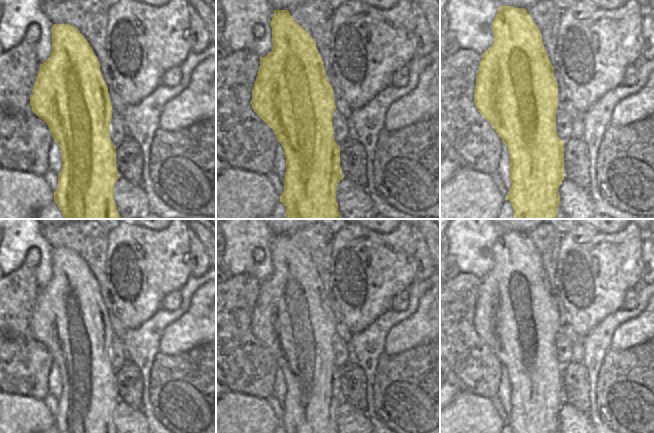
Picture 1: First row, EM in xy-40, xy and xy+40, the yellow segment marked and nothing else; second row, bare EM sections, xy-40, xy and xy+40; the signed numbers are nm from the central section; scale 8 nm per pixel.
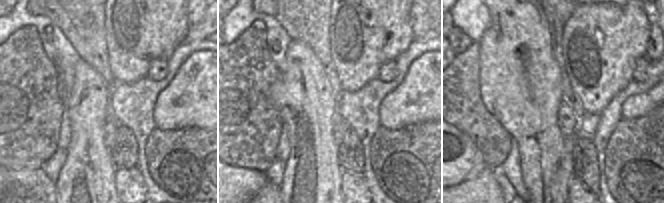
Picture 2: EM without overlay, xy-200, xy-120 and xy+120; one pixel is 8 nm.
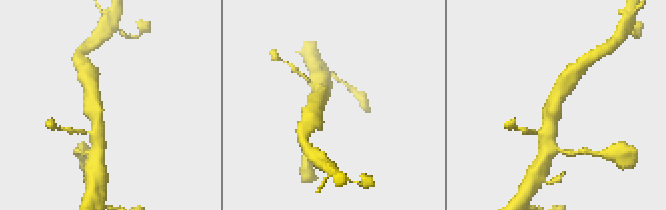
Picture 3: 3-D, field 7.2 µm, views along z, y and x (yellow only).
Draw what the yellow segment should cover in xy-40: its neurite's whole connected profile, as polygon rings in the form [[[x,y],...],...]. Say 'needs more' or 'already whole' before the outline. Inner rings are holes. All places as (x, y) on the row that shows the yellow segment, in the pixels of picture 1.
already whole; [[[69,24],[52,27],[52,53],[40,64],[32,89],[30,105],[36,116],[49,127],[62,155],[62,169],[58,174],[58,189],[54,202],[64,219],[121,219],[114,201],[114,185],[120,178],[116,167],[116,146],[110,139],[112,103],[108,87],[100,71],[100,63],[80,31]]]

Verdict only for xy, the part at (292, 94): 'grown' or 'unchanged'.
unchanged

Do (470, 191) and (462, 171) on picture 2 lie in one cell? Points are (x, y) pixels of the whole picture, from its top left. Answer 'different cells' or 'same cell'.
different cells

